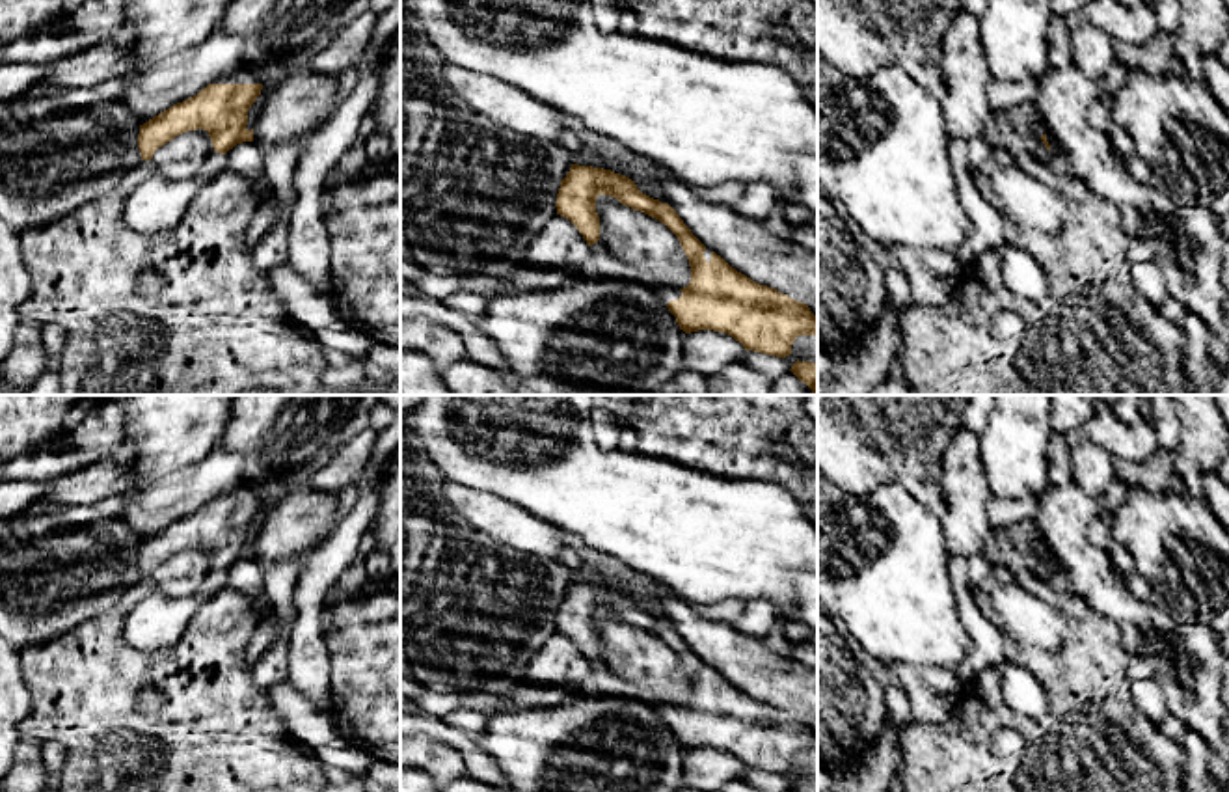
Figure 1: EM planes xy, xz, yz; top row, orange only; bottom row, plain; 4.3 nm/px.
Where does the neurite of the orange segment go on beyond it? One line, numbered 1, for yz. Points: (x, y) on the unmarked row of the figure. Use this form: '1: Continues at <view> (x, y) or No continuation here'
1: No continuation here

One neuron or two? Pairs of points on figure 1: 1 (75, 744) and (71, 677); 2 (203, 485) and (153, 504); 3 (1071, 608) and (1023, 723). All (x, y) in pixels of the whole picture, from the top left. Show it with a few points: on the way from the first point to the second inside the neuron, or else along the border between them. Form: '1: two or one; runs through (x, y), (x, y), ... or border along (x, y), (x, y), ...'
1: one; runs through (77, 727), (77, 694)
2: one; runs through (190, 489), (166, 500)
3: one; runs through (1077, 643), (1077, 684), (1058, 712)

